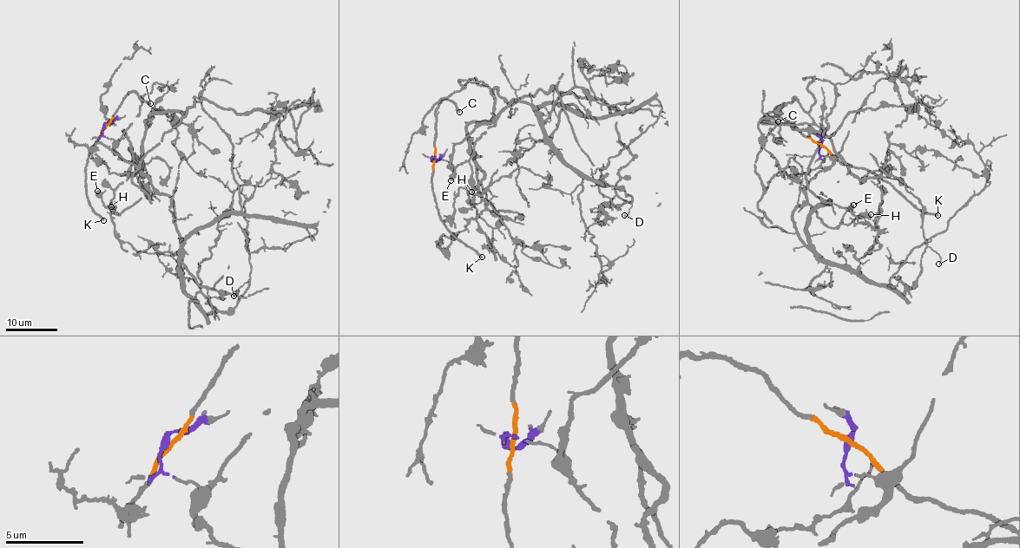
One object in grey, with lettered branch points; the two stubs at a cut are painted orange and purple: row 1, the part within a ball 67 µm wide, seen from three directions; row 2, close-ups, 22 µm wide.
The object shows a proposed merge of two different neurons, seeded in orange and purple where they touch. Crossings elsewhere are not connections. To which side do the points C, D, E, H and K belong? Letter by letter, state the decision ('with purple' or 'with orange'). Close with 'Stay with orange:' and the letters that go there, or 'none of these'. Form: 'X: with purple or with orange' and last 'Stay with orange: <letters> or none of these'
C: with orange
D: with purple
E: with purple
H: with purple
K: with orange
Stay with orange: C, K

